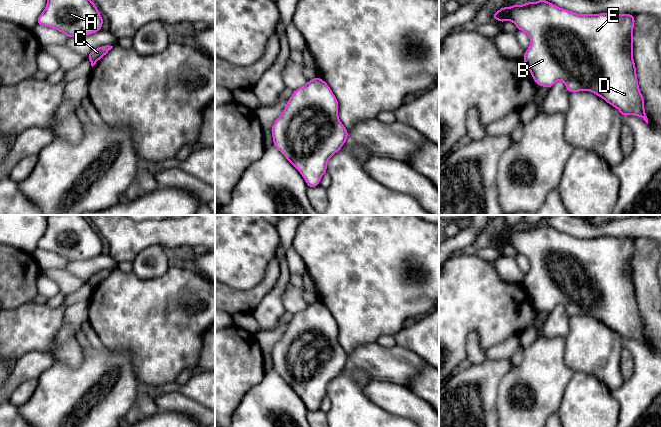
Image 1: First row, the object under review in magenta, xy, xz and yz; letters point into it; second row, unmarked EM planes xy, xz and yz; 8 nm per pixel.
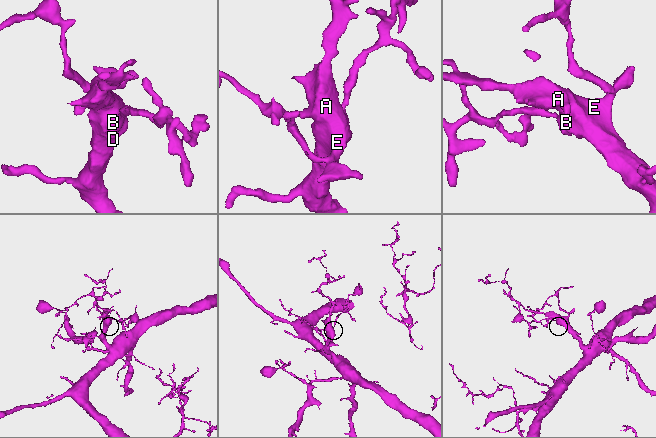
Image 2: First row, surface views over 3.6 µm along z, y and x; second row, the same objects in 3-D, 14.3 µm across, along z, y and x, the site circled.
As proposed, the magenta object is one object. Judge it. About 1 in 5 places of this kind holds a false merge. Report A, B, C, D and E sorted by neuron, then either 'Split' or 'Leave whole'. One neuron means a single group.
Groups: A B C D E. Leave whole

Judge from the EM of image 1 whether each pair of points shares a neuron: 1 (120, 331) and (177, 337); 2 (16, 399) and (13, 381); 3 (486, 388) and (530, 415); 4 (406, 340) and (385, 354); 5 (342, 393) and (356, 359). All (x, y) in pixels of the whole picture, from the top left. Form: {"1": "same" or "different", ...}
{"1": "same", "2": "different", "3": "different", "4": "different", "5": "different"}

